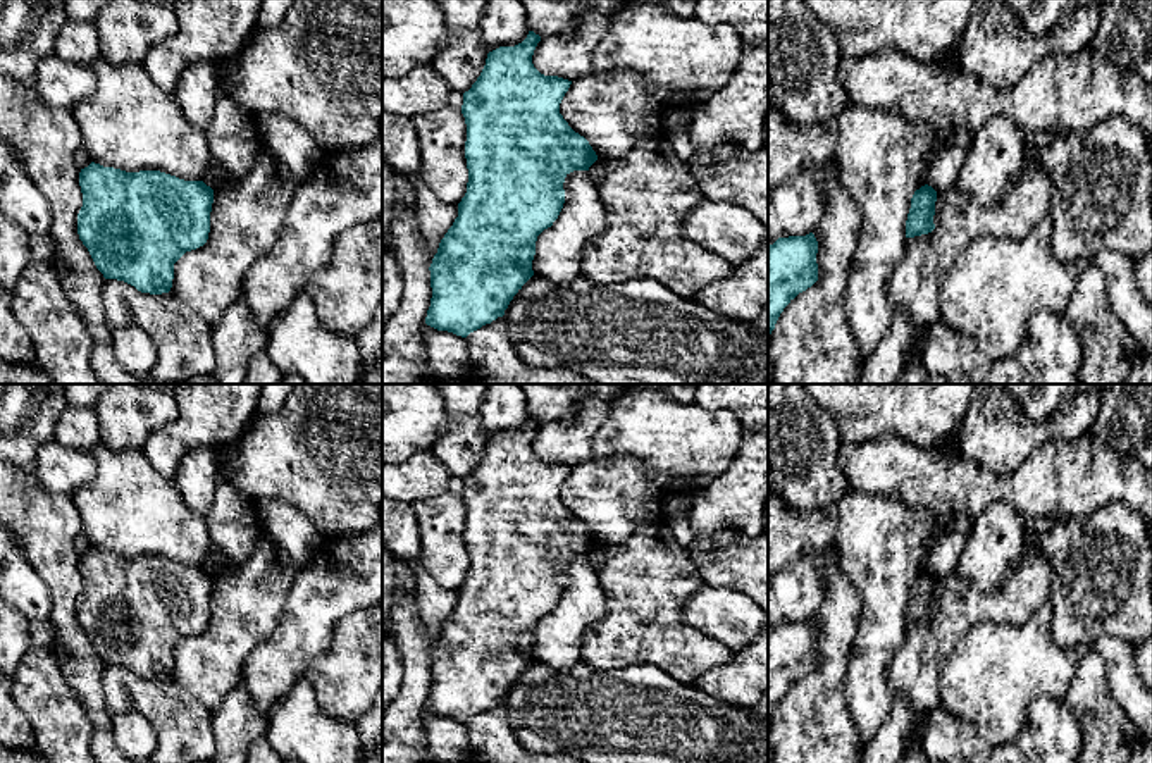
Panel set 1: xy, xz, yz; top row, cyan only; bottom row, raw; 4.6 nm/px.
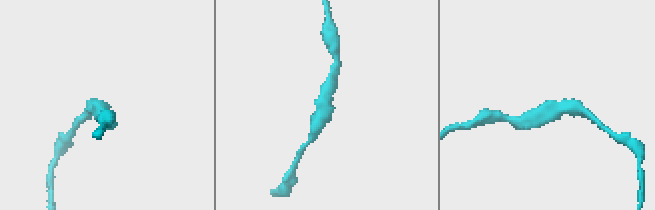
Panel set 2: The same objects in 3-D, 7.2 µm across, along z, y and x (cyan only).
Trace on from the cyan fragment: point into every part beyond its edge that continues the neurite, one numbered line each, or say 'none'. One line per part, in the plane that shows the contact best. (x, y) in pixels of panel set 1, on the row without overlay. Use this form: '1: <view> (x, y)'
none

